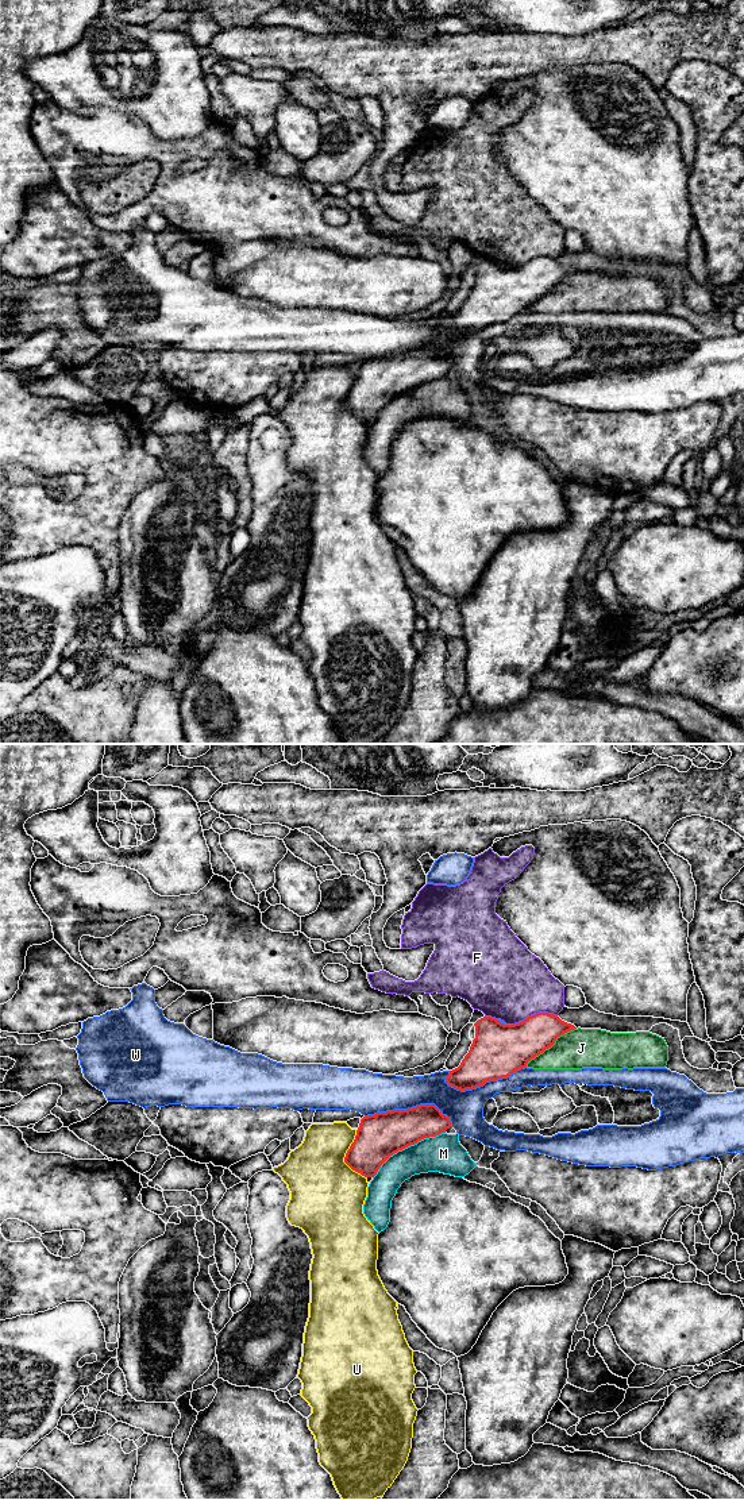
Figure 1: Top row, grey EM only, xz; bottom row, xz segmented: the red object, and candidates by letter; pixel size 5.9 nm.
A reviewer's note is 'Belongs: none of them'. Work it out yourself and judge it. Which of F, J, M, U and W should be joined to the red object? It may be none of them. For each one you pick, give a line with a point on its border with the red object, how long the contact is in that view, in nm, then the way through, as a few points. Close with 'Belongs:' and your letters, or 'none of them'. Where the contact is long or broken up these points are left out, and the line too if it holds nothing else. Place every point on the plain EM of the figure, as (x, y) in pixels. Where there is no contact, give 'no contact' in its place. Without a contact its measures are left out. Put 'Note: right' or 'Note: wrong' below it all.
Belongs: none of them
Note: right

